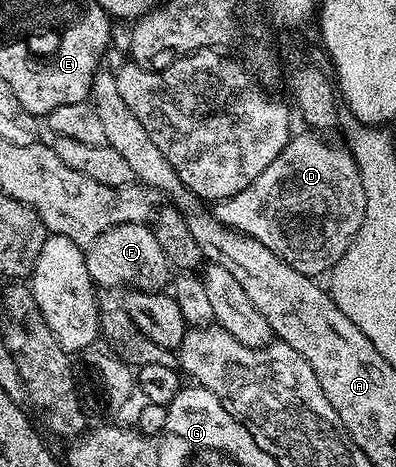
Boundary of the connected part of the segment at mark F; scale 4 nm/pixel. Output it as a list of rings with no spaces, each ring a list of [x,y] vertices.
[[[143,222],[119,224],[103,232],[85,250],[87,272],[98,288],[136,288],[138,290],[164,291],[171,282],[171,267],[159,240],[155,240],[152,229]]]

